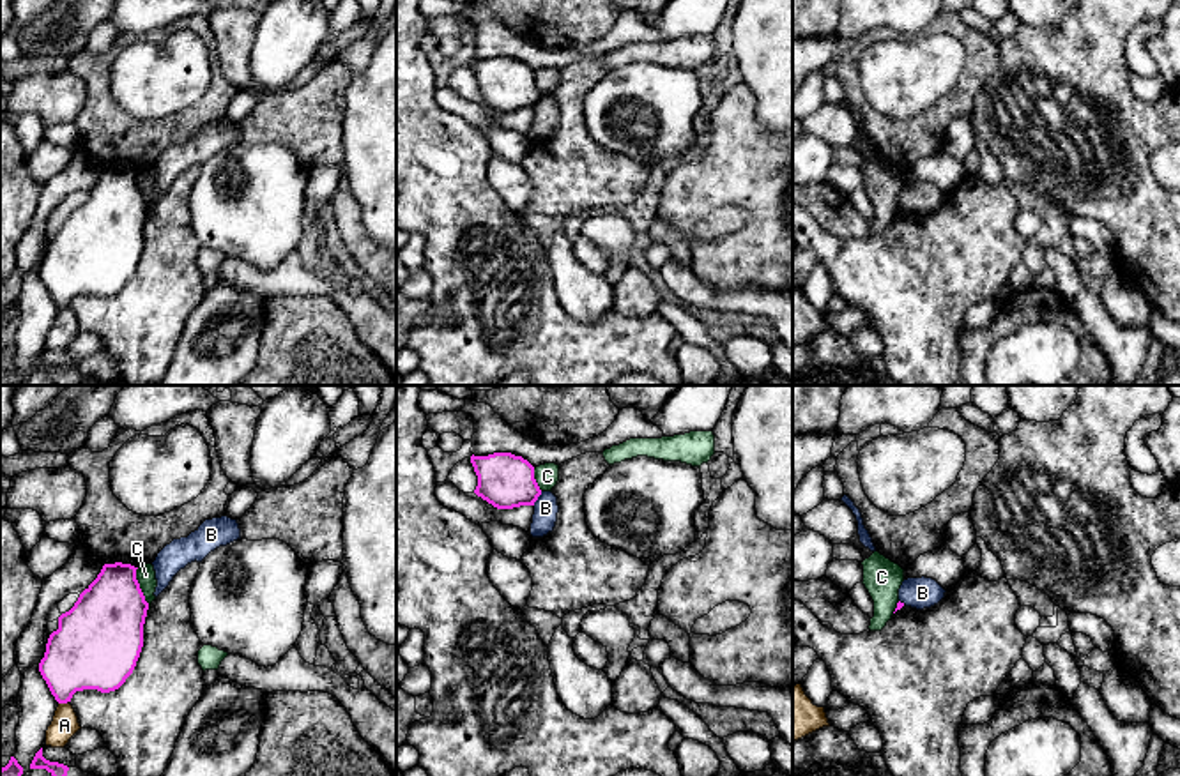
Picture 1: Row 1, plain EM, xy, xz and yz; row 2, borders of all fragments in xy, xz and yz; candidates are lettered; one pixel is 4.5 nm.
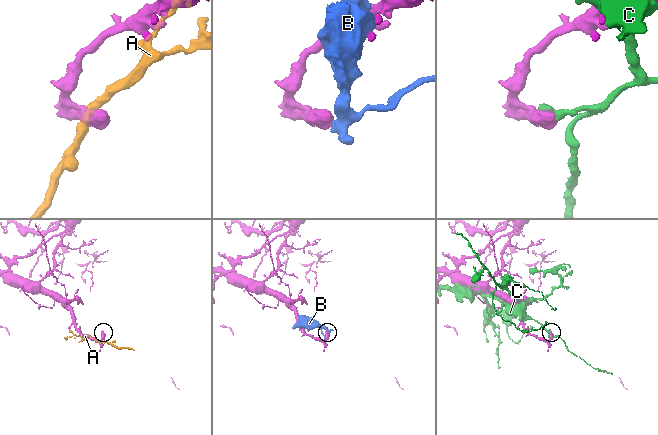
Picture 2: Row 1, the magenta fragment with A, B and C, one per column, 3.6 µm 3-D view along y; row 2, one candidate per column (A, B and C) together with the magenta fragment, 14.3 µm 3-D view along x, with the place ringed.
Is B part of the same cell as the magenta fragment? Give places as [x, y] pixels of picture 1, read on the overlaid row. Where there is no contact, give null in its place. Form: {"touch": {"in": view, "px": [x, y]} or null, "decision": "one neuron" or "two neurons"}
{"touch": {"in": "xz", "px": [536, 499]}, "decision": "two neurons"}

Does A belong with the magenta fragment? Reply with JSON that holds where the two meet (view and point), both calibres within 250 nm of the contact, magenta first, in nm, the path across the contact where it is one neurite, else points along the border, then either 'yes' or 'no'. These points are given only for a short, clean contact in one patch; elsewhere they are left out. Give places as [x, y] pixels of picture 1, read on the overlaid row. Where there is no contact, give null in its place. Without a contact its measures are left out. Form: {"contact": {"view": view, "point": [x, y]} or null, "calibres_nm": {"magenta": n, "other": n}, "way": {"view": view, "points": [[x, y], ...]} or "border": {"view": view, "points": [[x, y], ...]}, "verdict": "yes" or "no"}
{"contact": {"view": "xy", "point": [62, 702]}, "calibres_nm": {"magenta": 340, "other": 120}, "border": {"view": "xy", "points": [[68, 700], [59, 704]]}, "verdict": "no"}

